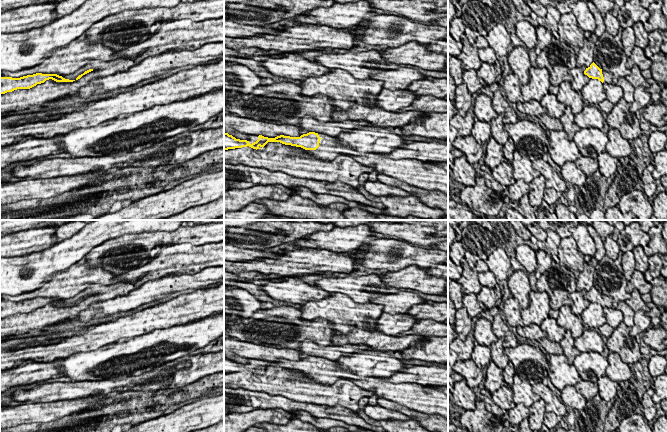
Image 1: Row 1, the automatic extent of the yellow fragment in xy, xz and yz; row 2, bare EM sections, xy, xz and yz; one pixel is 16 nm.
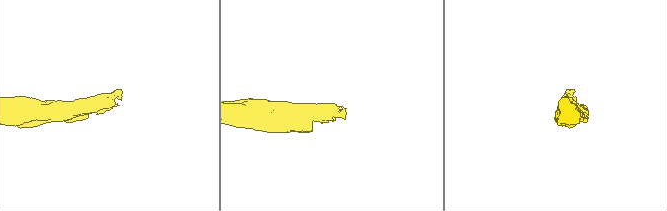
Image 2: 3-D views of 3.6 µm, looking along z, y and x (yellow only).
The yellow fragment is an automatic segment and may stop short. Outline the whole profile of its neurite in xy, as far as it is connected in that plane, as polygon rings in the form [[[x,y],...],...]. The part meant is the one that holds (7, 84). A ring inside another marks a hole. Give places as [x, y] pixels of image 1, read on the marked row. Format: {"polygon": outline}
{"polygon": [[[36,73],[20,78],[1,77],[0,76],[0,94],[12,92],[17,89],[30,89],[37,84],[44,83],[46,80],[52,79],[56,82],[73,82],[75,80],[65,79],[57,74]]]}

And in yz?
{"polygon": [[[594,62],[586,68],[584,74],[589,78],[598,79],[602,83],[612,83],[613,74],[600,69]]]}

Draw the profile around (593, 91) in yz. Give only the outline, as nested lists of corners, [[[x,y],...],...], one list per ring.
[[[590,78],[581,90],[581,96],[585,98],[589,104],[599,104],[606,99],[606,93],[603,83],[598,79]]]

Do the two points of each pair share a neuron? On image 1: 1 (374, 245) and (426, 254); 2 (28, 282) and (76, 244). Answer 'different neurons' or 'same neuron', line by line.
1: same neuron
2: same neuron

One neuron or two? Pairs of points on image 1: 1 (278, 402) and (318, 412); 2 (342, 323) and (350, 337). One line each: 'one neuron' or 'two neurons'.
1: one neuron
2: two neurons

